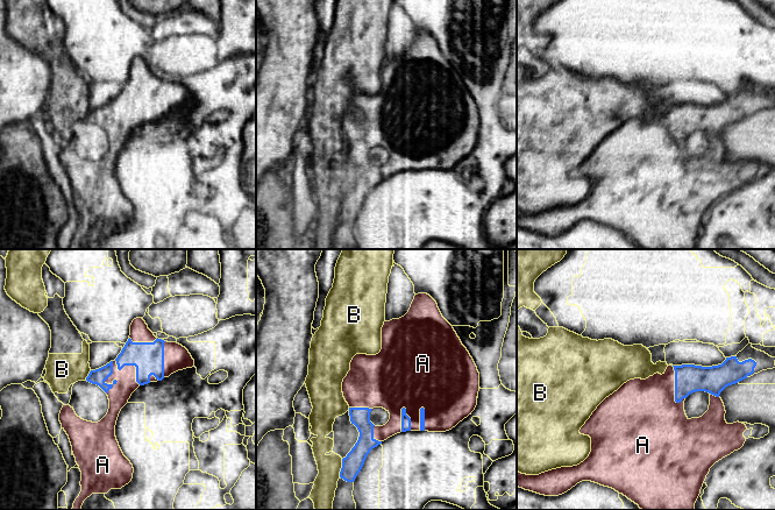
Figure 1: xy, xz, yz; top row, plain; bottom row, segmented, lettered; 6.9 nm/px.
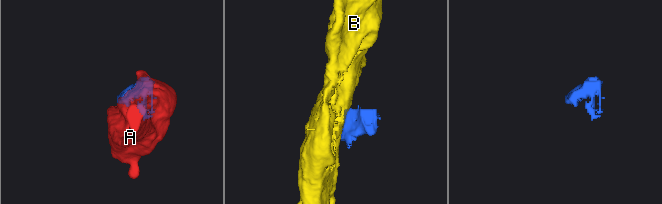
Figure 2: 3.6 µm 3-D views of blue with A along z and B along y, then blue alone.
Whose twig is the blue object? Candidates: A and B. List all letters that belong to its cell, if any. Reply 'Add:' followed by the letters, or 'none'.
Add: A

